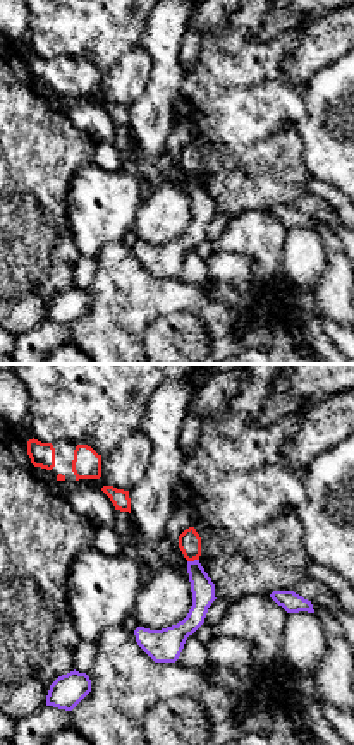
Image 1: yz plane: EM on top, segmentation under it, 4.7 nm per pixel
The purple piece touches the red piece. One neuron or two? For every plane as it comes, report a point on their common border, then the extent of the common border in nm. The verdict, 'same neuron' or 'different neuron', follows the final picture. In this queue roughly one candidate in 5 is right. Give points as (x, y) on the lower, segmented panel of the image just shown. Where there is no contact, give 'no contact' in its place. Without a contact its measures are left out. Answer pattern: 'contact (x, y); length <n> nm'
contact (195, 560); length 60 nm

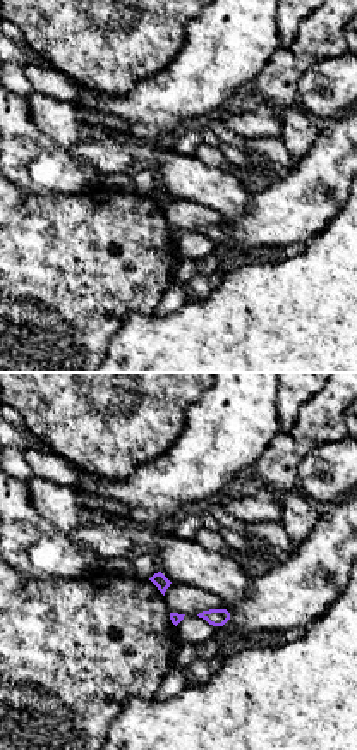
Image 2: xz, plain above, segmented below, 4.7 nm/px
no contact

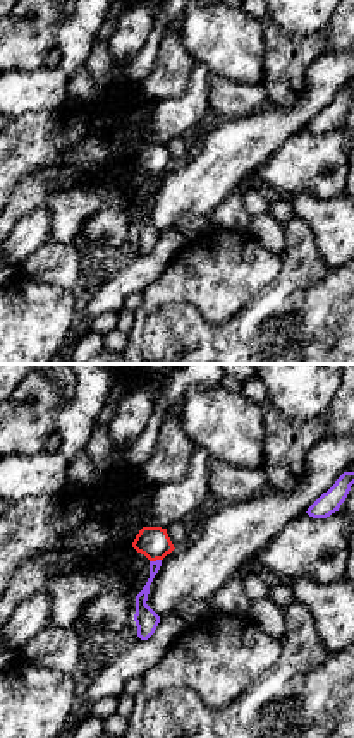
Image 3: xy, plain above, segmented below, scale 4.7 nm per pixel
contact (157, 560); length 60 nm

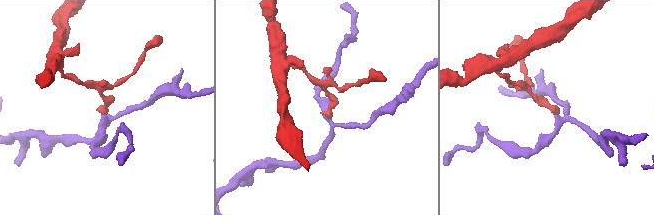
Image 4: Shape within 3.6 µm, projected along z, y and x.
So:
different neuron

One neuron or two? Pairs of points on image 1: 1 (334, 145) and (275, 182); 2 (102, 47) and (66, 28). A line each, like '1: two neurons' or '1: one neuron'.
1: two neurons
2: one neuron

